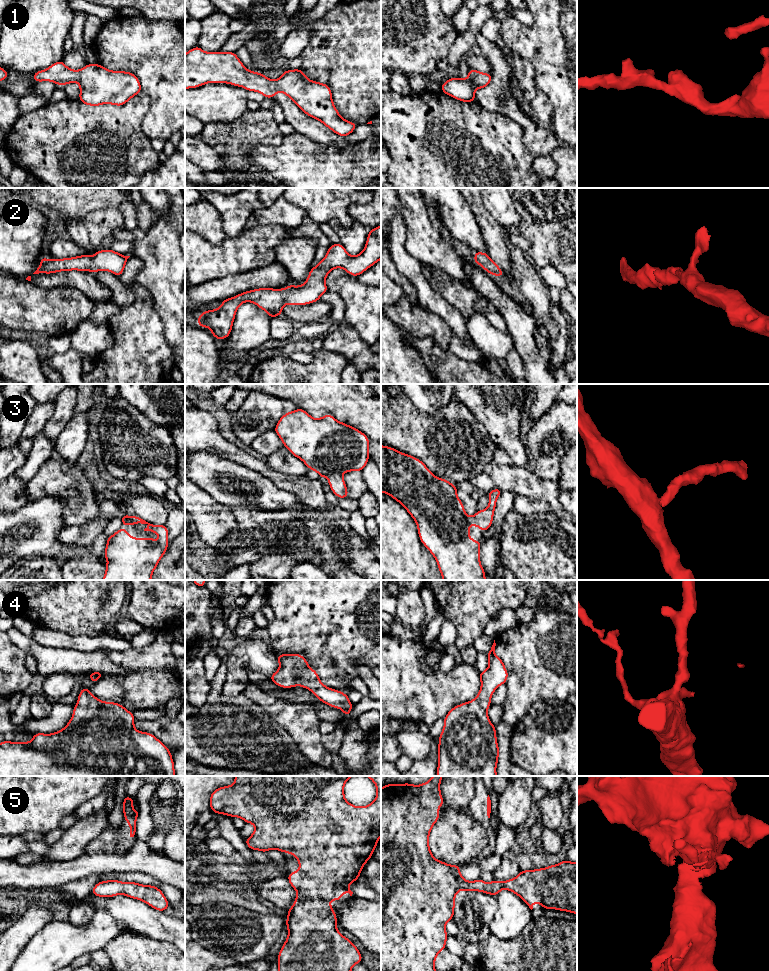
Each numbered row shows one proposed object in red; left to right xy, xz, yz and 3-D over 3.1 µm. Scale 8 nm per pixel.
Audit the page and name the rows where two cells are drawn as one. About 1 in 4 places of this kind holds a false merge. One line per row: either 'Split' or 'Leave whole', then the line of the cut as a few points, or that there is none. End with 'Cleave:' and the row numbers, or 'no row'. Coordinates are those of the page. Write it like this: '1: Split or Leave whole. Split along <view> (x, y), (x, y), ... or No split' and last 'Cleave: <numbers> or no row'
1: Leave whole. No split
2: Leave whole. No split
3: Leave whole. No split
4: Leave whole. No split
5: Leave whole. No split
Cleave: no row

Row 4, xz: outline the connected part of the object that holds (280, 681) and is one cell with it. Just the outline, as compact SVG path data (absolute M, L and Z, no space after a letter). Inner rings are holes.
M281 654L276 657L280 668L270 676L273 683L286 689L302 686L310 690L321 702L341 709L344 716L350 715L353 705L348 694L323 685L317 672L309 667L301 654Z

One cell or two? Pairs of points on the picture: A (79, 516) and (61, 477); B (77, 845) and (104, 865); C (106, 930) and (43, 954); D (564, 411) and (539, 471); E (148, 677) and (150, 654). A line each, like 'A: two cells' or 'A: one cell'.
A: one cell
B: two cells
C: one cell
D: one cell
E: two cells

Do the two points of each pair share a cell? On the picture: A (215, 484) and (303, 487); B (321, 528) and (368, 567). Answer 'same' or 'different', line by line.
A: different
B: same

